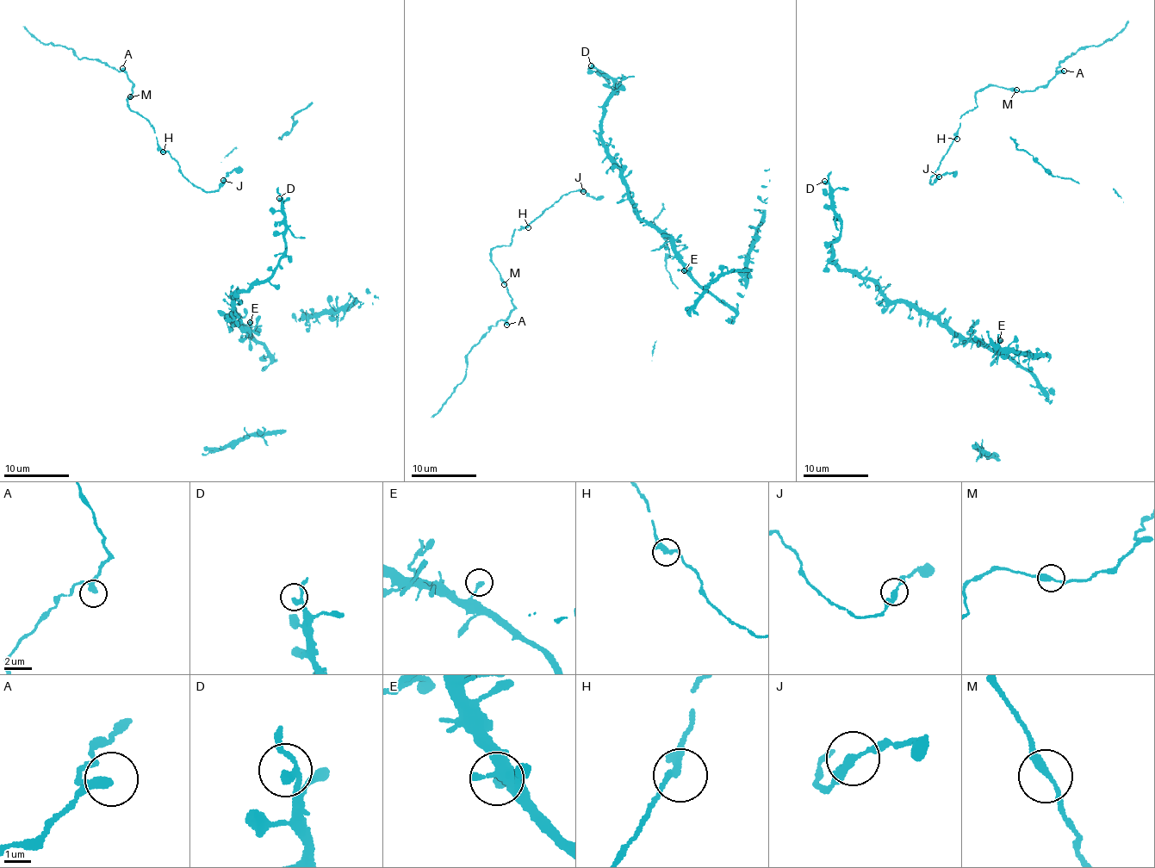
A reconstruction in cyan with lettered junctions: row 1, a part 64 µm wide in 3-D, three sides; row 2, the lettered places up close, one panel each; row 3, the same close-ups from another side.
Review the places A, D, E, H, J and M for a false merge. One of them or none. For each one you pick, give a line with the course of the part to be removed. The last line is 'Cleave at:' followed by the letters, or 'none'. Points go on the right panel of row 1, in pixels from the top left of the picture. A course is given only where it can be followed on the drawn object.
Cleave at: none

